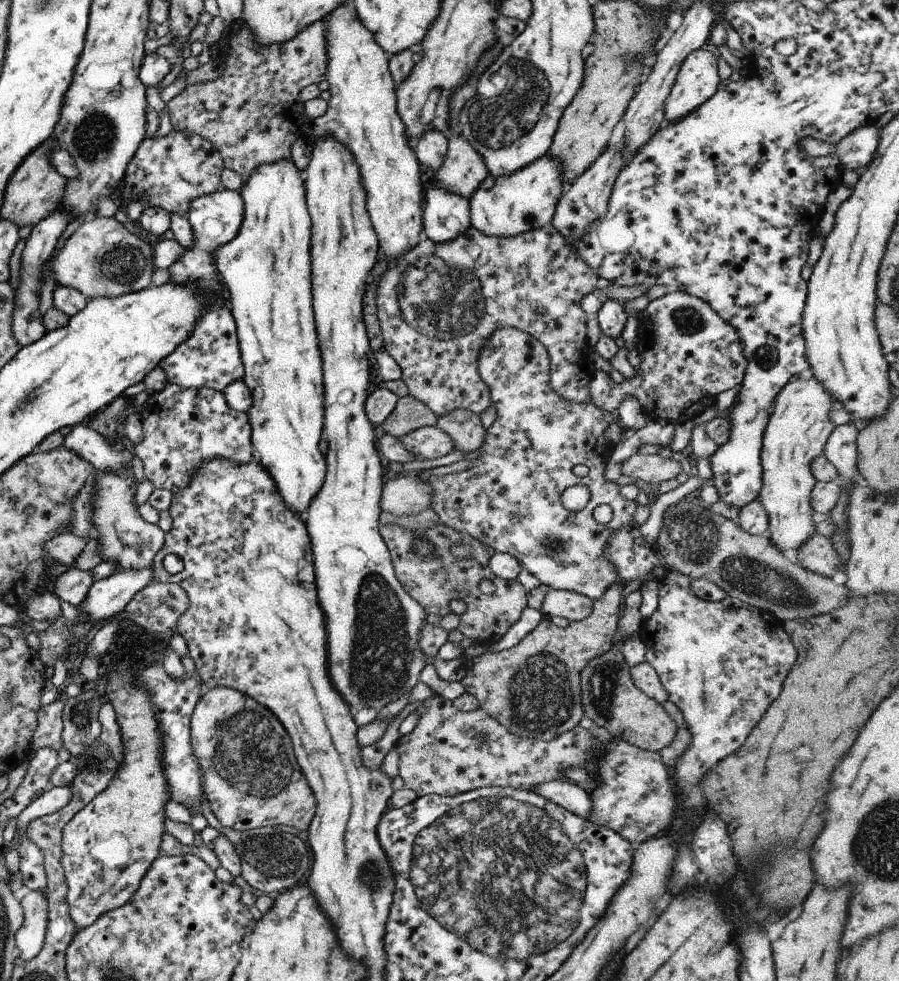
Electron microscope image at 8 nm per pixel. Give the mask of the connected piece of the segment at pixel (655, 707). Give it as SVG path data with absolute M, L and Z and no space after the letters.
M613 642L610 649L592 658L578 676L583 716L587 716L593 726L607 729L613 738L646 751L658 752L671 744L678 729L675 717L665 713L660 702L645 696L631 682L619 642Z

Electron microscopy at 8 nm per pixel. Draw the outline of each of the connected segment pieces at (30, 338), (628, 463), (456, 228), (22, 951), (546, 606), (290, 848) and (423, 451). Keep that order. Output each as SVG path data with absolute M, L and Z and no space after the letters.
M55 210L44 219L41 219L35 226L31 227L29 236L24 242L24 248L20 254L20 267L18 271L19 285L13 293L14 299L12 300L12 311L10 314L11 334L20 347L33 344L46 333L42 319L37 311L40 273L44 267L43 264L48 262L50 255L54 252L57 238L59 238L65 226L69 223L69 220L71 220L71 217L63 210Z
M633 453L620 464L619 474L624 474L636 481L643 481L657 486L669 478L675 478L681 472L680 464L674 458L663 458L660 455L642 455Z
M425 179L422 222L422 231L429 242L451 242L470 226L468 200L447 193Z
M39 890L29 891L21 898L22 924L15 932L14 944L17 958L29 962L39 954L44 942L48 910L46 896Z
M549 589L545 593L538 611L543 618L562 616L569 622L580 621L591 612L592 601L589 597L575 591Z
M275 826L257 827L254 829L247 829L246 831L234 831L225 830L225 828L219 828L220 834L233 845L240 864L240 873L238 874L239 882L244 888L250 889L256 894L265 893L266 895L276 895L282 890L287 890L295 884L303 881L305 878L305 872L309 870L309 852L305 848L305 844L297 837L281 830L276 830Z
M425 426L413 430L398 440L410 455L421 460L445 456L454 449L451 438L436 426Z

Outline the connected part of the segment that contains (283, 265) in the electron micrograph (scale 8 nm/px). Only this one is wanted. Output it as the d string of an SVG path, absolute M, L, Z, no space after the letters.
M291 160L259 166L244 183L240 196L244 219L235 238L213 252L213 262L227 292L227 302L236 327L243 376L241 381L251 390L251 406L247 418L251 426L251 446L259 452L259 460L273 479L283 502L299 515L324 481L326 464L319 451L323 421L322 366L315 338L310 294L310 218L305 206L303 173L297 172Z

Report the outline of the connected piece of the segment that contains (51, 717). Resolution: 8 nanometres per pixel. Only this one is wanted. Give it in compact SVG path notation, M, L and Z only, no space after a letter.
M56 699L37 712L37 728L33 732L30 749L53 748L58 752L63 748L61 741L63 700Z

